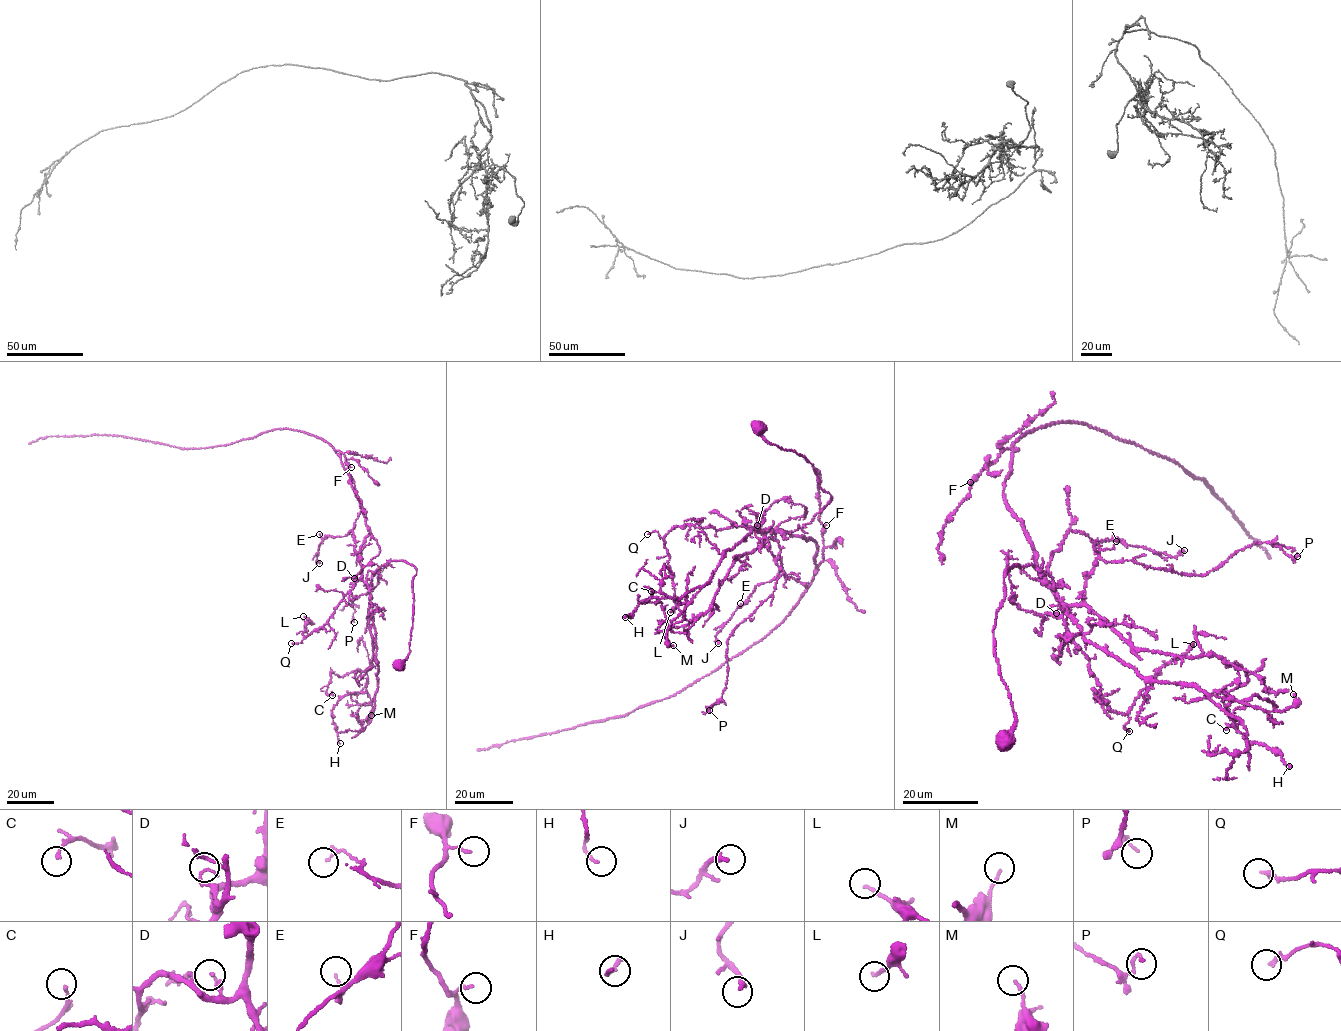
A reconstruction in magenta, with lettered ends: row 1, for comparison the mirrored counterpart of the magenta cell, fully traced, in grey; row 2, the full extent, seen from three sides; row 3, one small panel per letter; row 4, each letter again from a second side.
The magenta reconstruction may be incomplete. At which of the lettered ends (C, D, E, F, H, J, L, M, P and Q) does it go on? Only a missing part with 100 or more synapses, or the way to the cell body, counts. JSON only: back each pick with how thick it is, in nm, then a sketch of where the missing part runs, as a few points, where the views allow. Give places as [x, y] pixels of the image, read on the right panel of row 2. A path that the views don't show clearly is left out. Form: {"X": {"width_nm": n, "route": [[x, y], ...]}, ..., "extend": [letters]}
{"extend": []}

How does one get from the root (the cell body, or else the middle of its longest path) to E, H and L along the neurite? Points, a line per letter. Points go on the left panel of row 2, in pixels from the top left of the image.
E: (400, 663), (409, 652), (416, 568), (388, 562), (369, 571), (365, 582), (352, 530), (323, 539), (319, 534)
H: (400, 663), (416, 568), (393, 561), (367, 573), (378, 686), (372, 700), (357, 692), (337, 701), (340, 743)
L: (400, 663), (416, 574), (405, 562), (355, 581), (305, 638), (313, 623), (303, 616)

